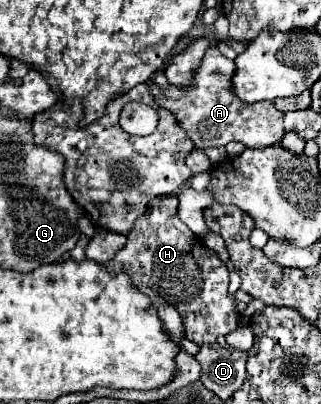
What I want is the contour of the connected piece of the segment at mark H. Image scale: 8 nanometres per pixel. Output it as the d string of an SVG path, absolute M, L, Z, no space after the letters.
M153 197L149 201L149 207L141 219L137 219L135 227L127 233L127 243L123 249L115 253L115 257L107 263L109 271L127 271L131 275L133 283L143 283L151 287L159 297L163 297L165 303L173 305L185 323L185 335L189 341L195 341L197 345L205 343L215 343L219 335L227 335L237 329L237 311L235 303L231 301L227 287L229 287L229 271L225 263L211 251L207 249L197 235L189 231L189 227L179 219L177 215L177 197Z

